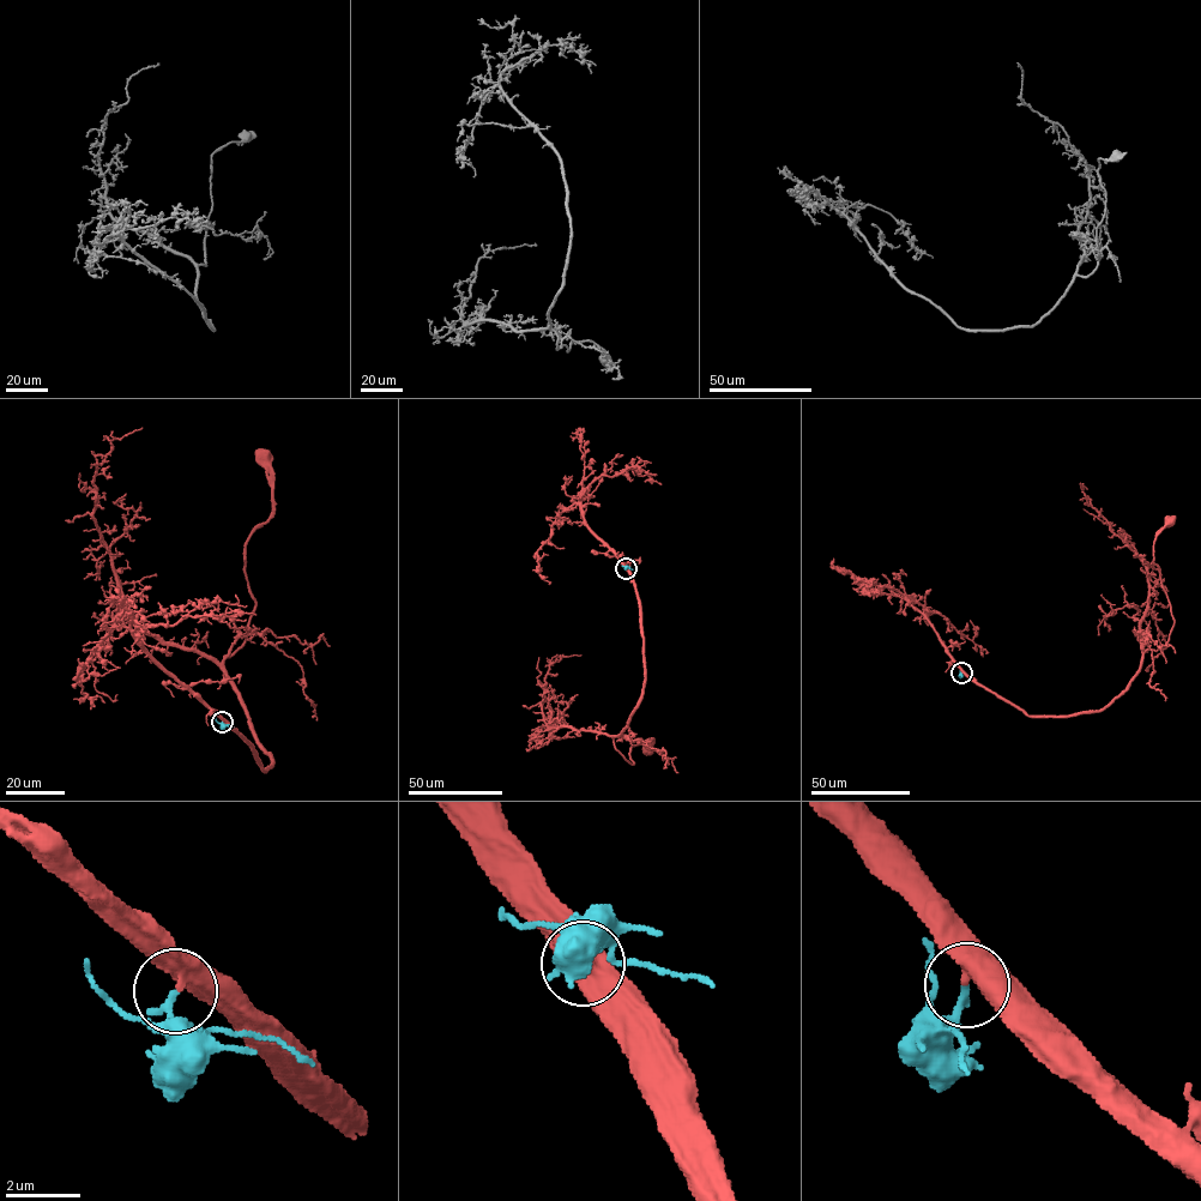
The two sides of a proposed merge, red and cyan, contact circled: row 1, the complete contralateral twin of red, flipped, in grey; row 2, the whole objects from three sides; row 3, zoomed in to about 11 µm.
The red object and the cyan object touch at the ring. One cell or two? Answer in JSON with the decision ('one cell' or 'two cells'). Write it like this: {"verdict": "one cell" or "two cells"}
{"verdict": "one cell"}

